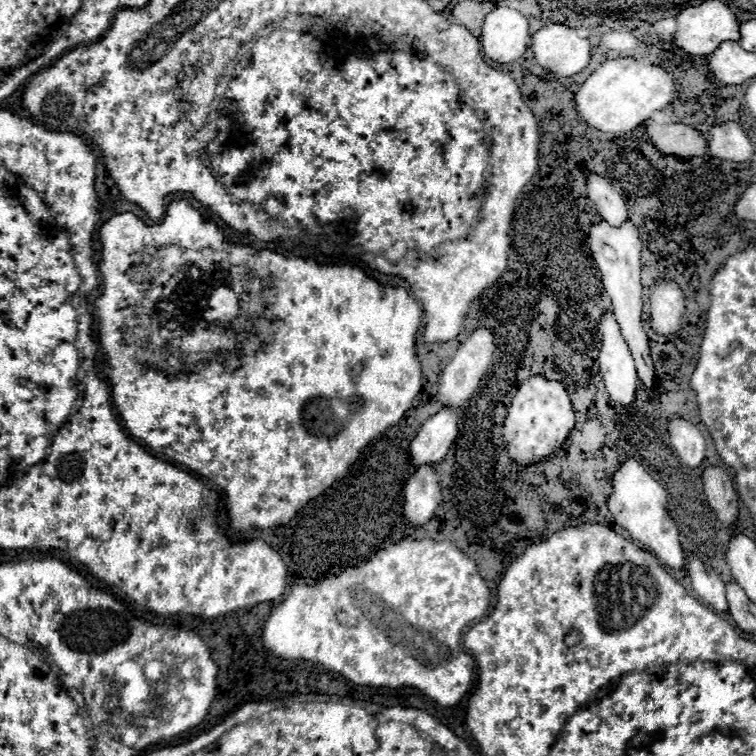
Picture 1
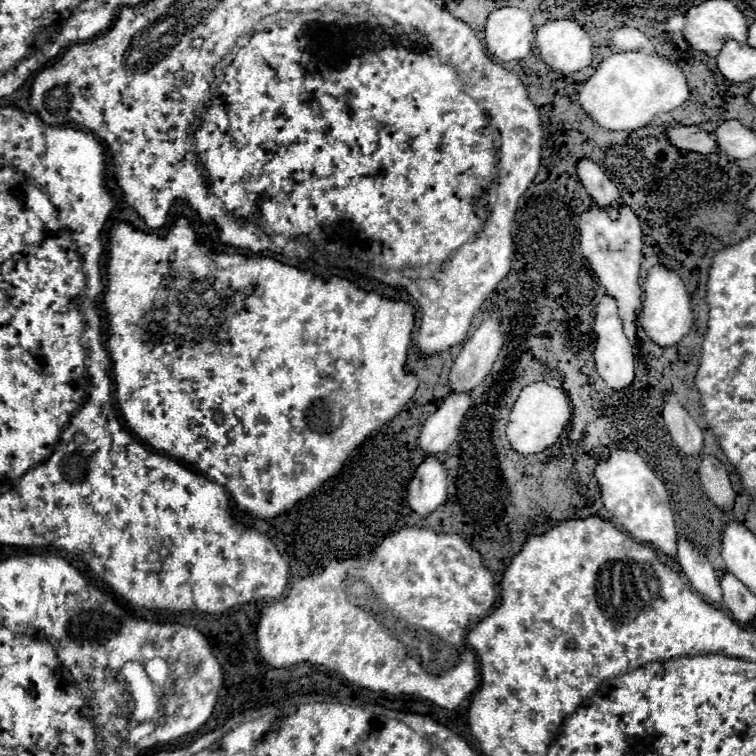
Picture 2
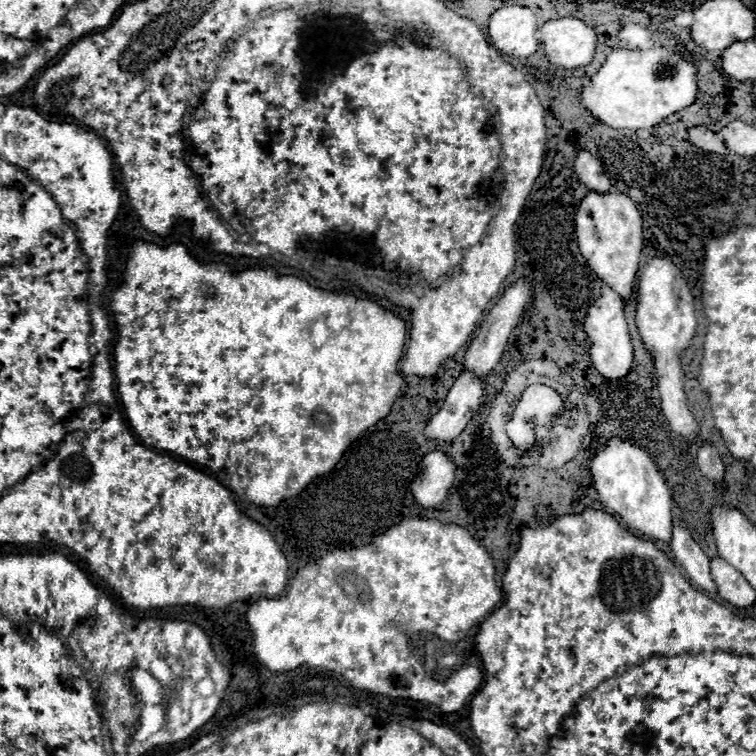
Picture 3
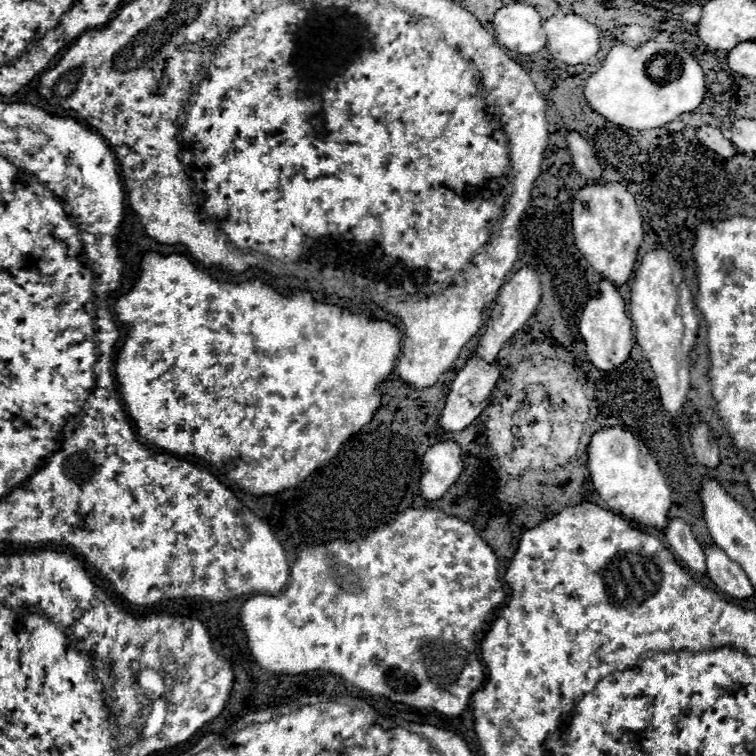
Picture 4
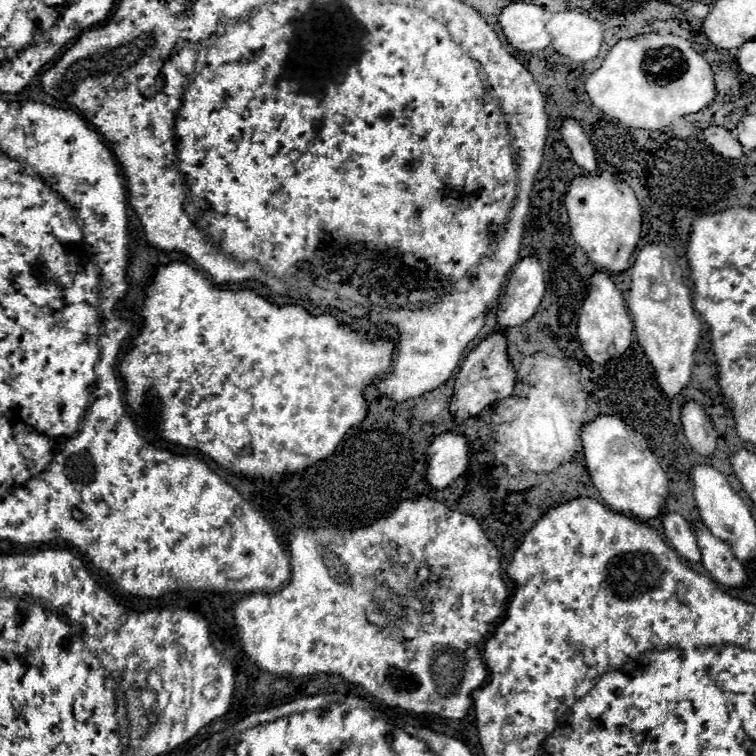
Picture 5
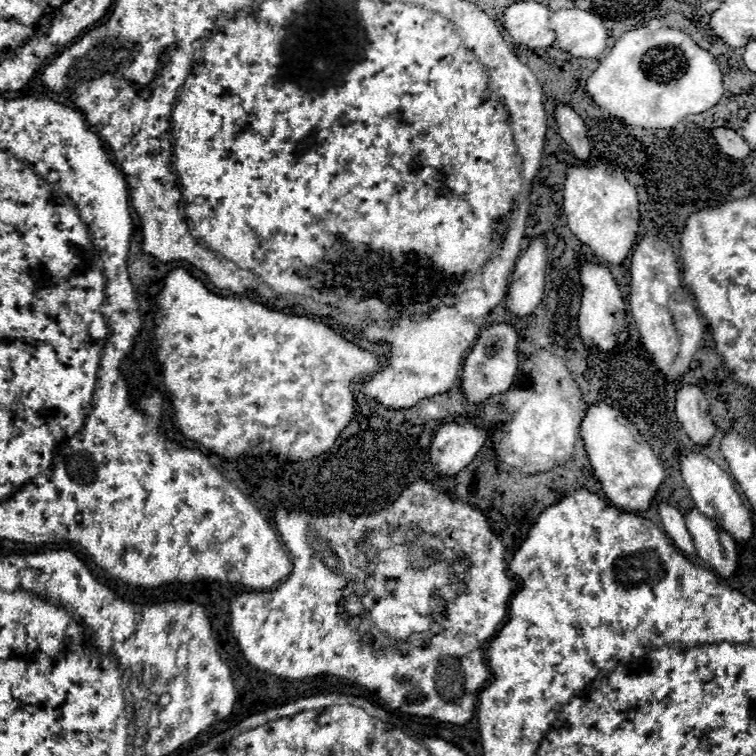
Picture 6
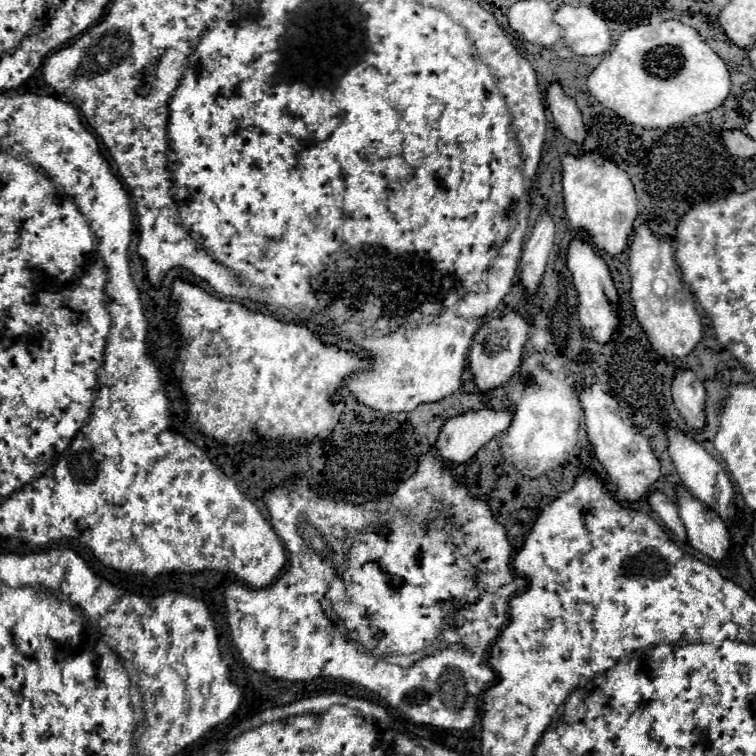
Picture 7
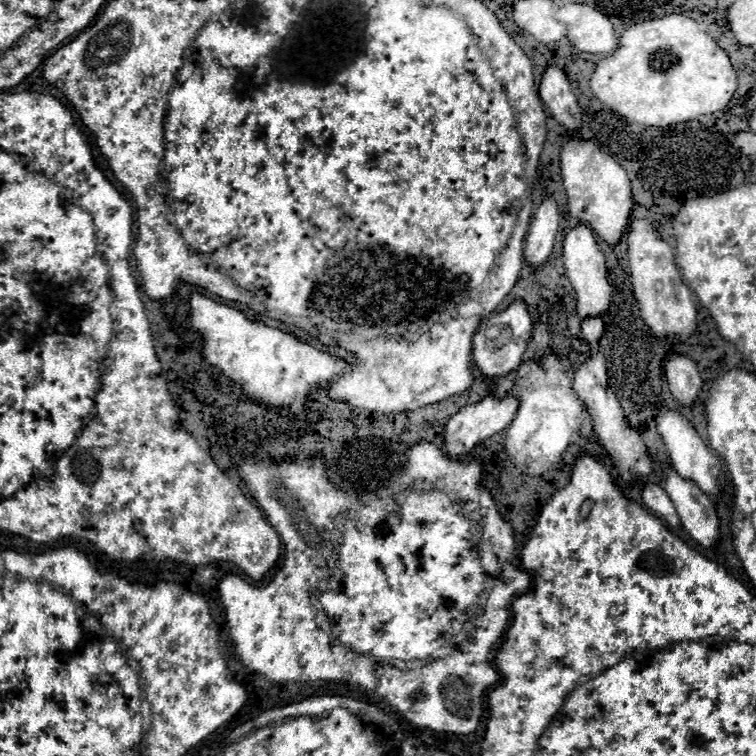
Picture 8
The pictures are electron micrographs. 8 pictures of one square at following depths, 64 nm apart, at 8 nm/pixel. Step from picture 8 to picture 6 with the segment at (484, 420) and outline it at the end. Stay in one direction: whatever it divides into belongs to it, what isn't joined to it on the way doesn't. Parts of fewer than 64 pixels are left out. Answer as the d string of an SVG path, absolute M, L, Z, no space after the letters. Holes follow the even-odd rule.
M444 424L430 444L430 466L438 478L450 478L468 466L486 440L486 432L474 424Z

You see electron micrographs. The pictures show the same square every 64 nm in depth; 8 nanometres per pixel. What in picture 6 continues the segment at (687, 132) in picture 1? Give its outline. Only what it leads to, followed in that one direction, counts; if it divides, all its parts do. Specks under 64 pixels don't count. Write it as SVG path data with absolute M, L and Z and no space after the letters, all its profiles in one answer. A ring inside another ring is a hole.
M712 128L710 134L714 136L716 144L720 146L720 150L732 158L746 158L750 154L750 146L748 142L742 140L740 134L736 134L734 130L728 128Z

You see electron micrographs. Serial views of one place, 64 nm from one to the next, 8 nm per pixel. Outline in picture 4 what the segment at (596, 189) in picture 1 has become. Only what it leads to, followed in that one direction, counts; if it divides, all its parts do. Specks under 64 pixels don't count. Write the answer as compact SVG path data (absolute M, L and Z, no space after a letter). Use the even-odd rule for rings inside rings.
M576 130L566 134L566 142L568 142L568 148L572 152L574 170L578 174L582 174L588 182L600 184L602 182L602 172L600 172L600 164L598 164L596 156L594 156L590 144Z

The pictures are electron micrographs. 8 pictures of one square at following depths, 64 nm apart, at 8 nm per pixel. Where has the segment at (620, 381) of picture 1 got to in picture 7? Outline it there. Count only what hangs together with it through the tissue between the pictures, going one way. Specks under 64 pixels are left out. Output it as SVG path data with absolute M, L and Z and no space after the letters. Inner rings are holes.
M578 238L578 240L570 242L566 264L568 264L568 270L572 272L574 286L578 290L578 322L580 322L584 336L598 344L610 342L610 338L618 326L618 310L616 310L618 290L612 282L606 262L594 252L592 244L586 238Z

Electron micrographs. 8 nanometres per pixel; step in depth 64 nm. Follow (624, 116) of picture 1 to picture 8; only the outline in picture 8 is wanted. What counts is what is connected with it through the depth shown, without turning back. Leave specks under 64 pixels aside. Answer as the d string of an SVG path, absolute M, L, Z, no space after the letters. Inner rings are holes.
M670 14L660 20L638 22L624 30L618 40L618 50L598 62L590 78L590 90L608 108L642 126L670 126L722 110L736 92L736 72L726 52L716 46L698 22L682 14Z

